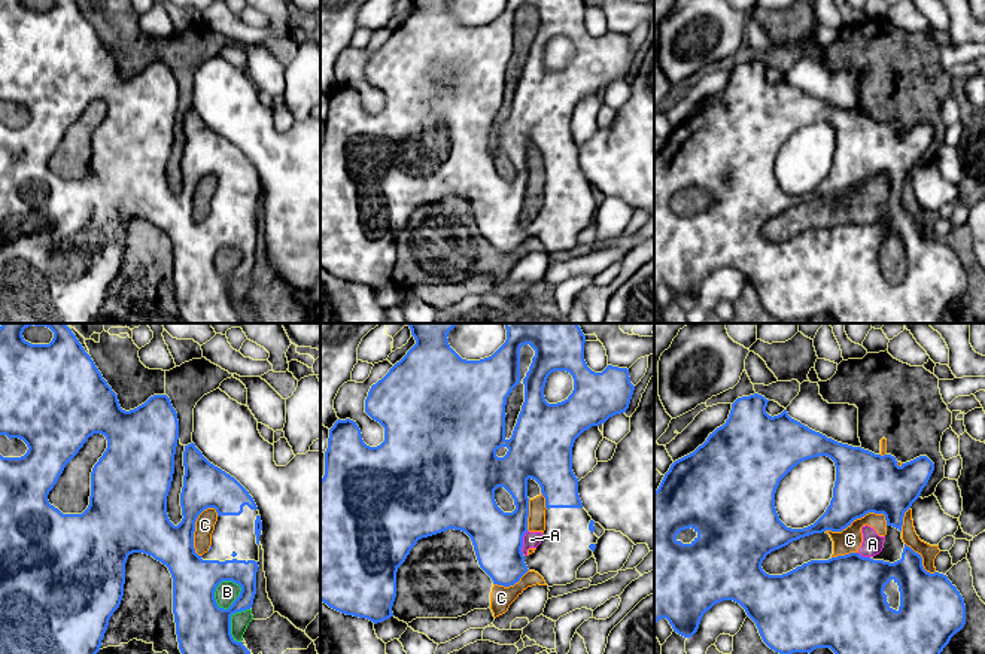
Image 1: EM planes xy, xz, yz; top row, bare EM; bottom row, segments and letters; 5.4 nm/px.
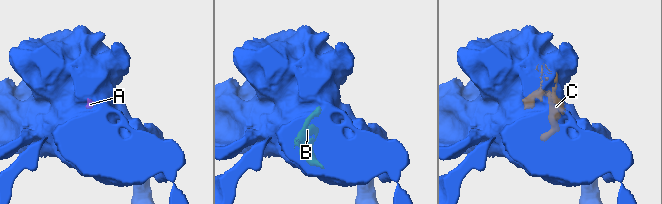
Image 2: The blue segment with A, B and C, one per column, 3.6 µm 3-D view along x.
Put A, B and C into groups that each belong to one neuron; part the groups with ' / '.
A B C

